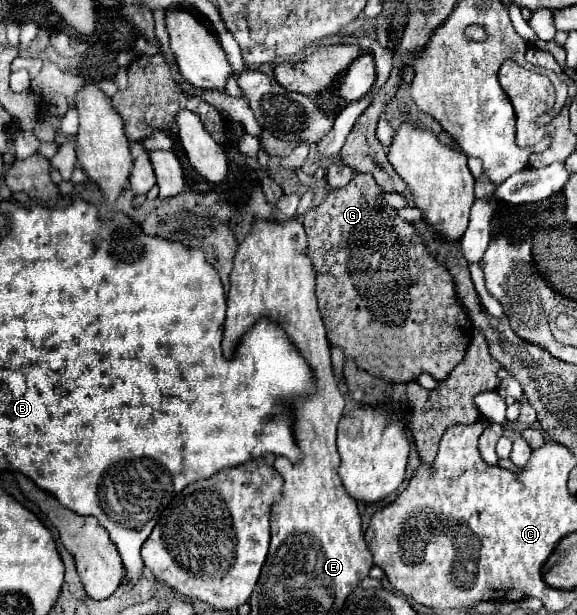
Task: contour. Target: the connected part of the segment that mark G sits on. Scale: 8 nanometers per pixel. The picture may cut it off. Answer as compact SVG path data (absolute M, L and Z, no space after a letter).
M354 172L354 176L348 182L348 186L330 190L324 196L320 206L316 206L316 208L306 212L302 224L304 224L306 236L308 236L308 256L312 258L312 264L316 268L316 272L318 272L316 296L318 296L318 308L320 308L320 314L322 314L322 320L324 320L324 326L326 326L328 342L332 346L338 346L344 352L344 358L354 360L354 364L360 370L364 370L364 372L368 372L368 374L372 374L376 378L384 378L388 382L412 382L412 380L418 380L420 374L432 374L432 378L436 378L438 382L446 380L448 374L454 370L454 366L466 354L466 346L468 346L470 334L472 334L472 320L470 320L468 312L464 310L464 306L460 304L460 300L456 296L454 278L448 272L448 268L442 262L438 262L434 258L434 254L428 252L428 248L422 242L416 226L412 222L400 218L394 208L390 208L390 206L386 206L382 202L382 188L376 184L376 180L370 174Z

